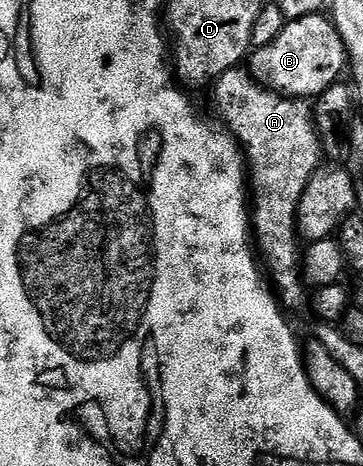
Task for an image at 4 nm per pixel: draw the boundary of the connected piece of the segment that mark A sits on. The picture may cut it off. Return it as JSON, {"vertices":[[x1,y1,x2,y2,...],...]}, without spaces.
{"vertices":[[243,67,225,71,225,75,221,75,213,83,214,89,215,109,220,117,218,120,238,141,245,158,245,169,249,174,249,216,262,268,269,274,270,284,273,286,275,296,279,299,280,306,287,311,303,309,309,305,309,297,307,301,309,289,303,280,301,268,301,238,297,224,299,204,301,195,305,195,305,187,309,179,321,165,319,128,315,126,312,106,306,100,284,97,274,89,268,89,267,86,259,84]]}

